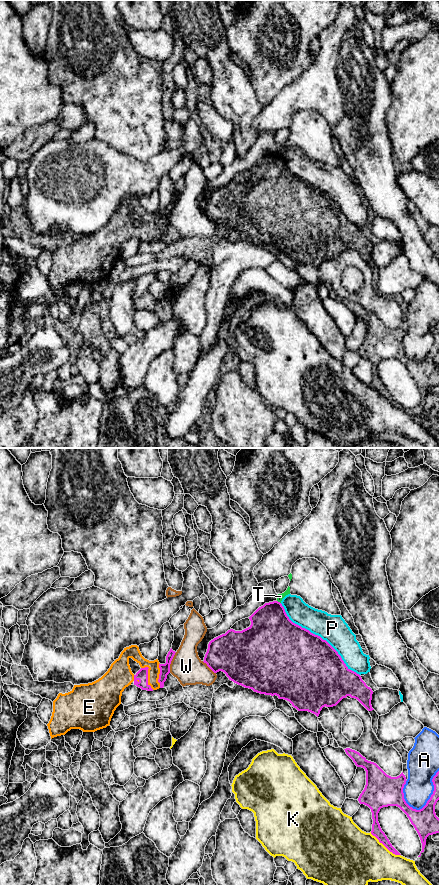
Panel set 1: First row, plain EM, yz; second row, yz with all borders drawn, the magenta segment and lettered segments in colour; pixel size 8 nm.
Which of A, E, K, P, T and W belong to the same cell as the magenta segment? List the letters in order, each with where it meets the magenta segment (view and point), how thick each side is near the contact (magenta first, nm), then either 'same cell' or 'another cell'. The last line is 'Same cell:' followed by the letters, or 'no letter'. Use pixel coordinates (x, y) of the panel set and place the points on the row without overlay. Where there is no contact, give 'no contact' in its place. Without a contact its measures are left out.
A: contact yz (431, 347); calibres 200 and 240 nm; another cell
E: contact yz (147, 227); calibres 100 and 200 nm; same cell
K: contact yz (385, 398); calibres 80 and 440 nm; another cell
P: contact yz (319, 188); calibres 500 and 220 nm; another cell
T: contact yz (279, 154); calibres 360 and 50 nm; another cell
W: contact yz (170, 214); calibres 80 and 240 nm; another cell
Same cell: E

